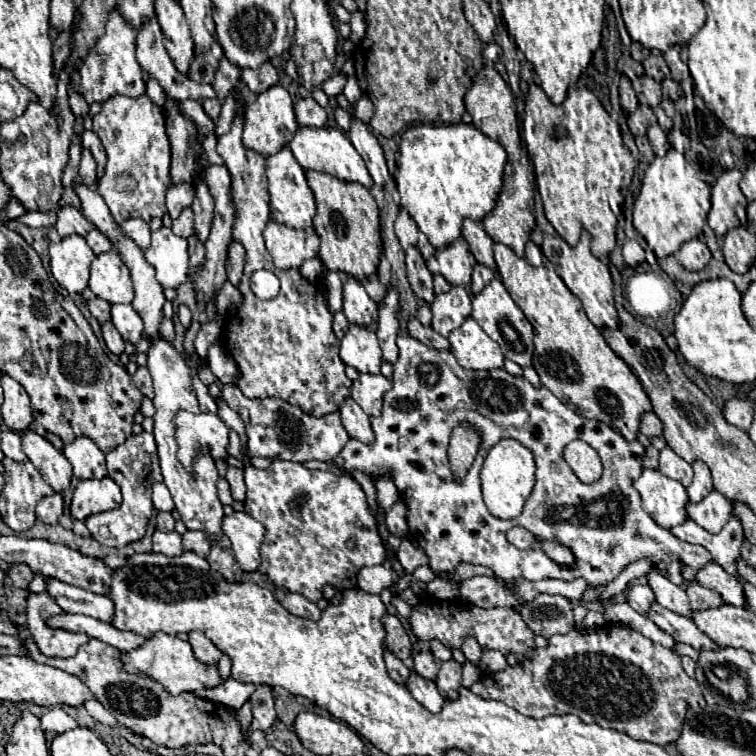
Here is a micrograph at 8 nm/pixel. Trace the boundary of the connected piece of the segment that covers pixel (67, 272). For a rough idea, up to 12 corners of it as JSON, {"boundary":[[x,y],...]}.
{"boundary":[[85,238],[51,244],[51,274],[81,294],[95,258]]}

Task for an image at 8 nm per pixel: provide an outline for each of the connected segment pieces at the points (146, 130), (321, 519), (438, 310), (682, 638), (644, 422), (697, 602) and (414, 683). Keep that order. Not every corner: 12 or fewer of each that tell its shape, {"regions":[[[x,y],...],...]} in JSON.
{"regions":[[[147,94],[93,116],[119,224],[167,214],[171,144]],[[245,468],[259,570],[317,602],[387,558],[351,476]],[[465,288],[435,296],[431,328],[447,338],[471,316]],[[657,602],[645,614],[675,642],[719,648],[697,626]],[[649,410],[641,416],[645,436],[661,436],[659,418]],[[697,582],[687,588],[687,598],[693,610],[721,606],[717,592],[703,588]],[[415,670],[407,688],[431,712],[439,712],[445,698],[431,680]]]}

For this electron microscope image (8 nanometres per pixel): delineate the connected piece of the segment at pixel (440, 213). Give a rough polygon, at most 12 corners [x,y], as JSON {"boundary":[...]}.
{"boundary":[[473,124],[411,126],[401,206],[435,248],[483,220],[503,146]]}

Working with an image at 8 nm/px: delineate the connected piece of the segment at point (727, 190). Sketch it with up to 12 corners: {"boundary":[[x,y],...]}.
{"boundary":[[737,168],[711,188],[707,222],[717,236],[747,224]]}

